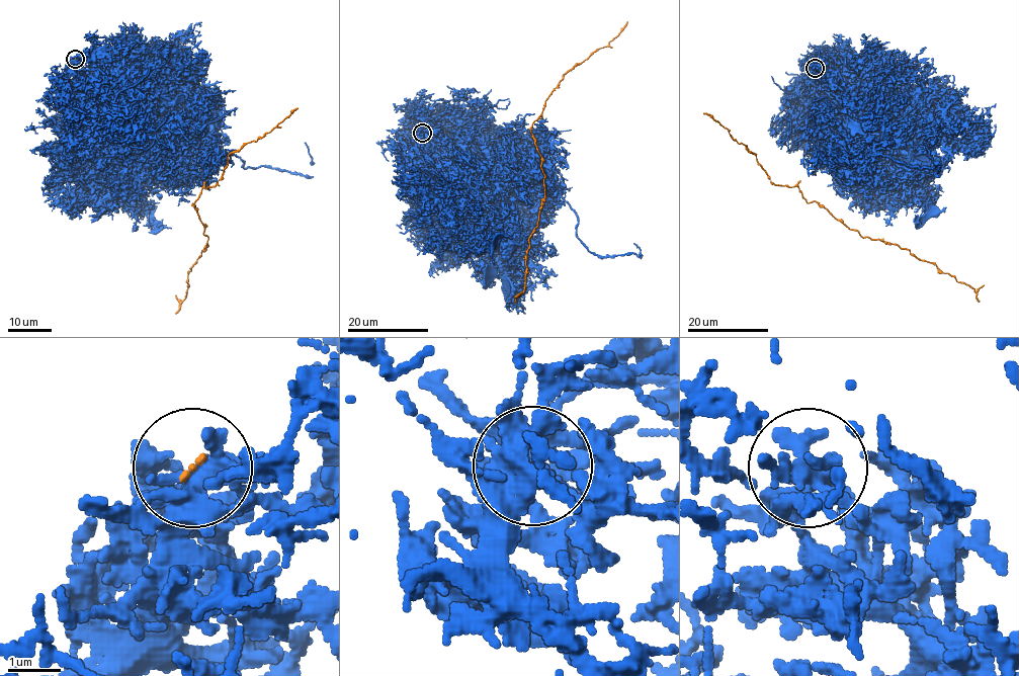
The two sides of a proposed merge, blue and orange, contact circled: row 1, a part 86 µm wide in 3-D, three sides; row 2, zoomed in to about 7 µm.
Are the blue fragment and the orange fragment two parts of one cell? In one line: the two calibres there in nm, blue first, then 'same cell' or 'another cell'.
320 nm thick on the blue side, 50 nm on the other; another cell

